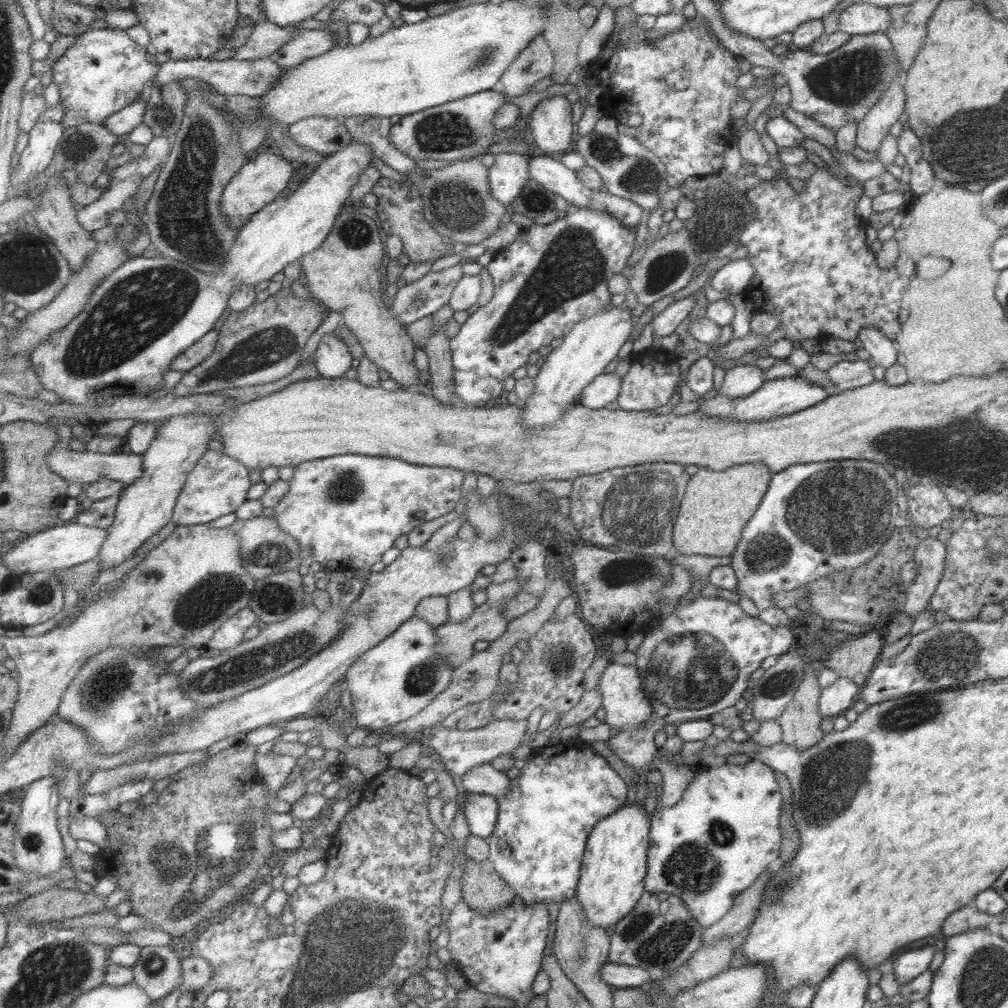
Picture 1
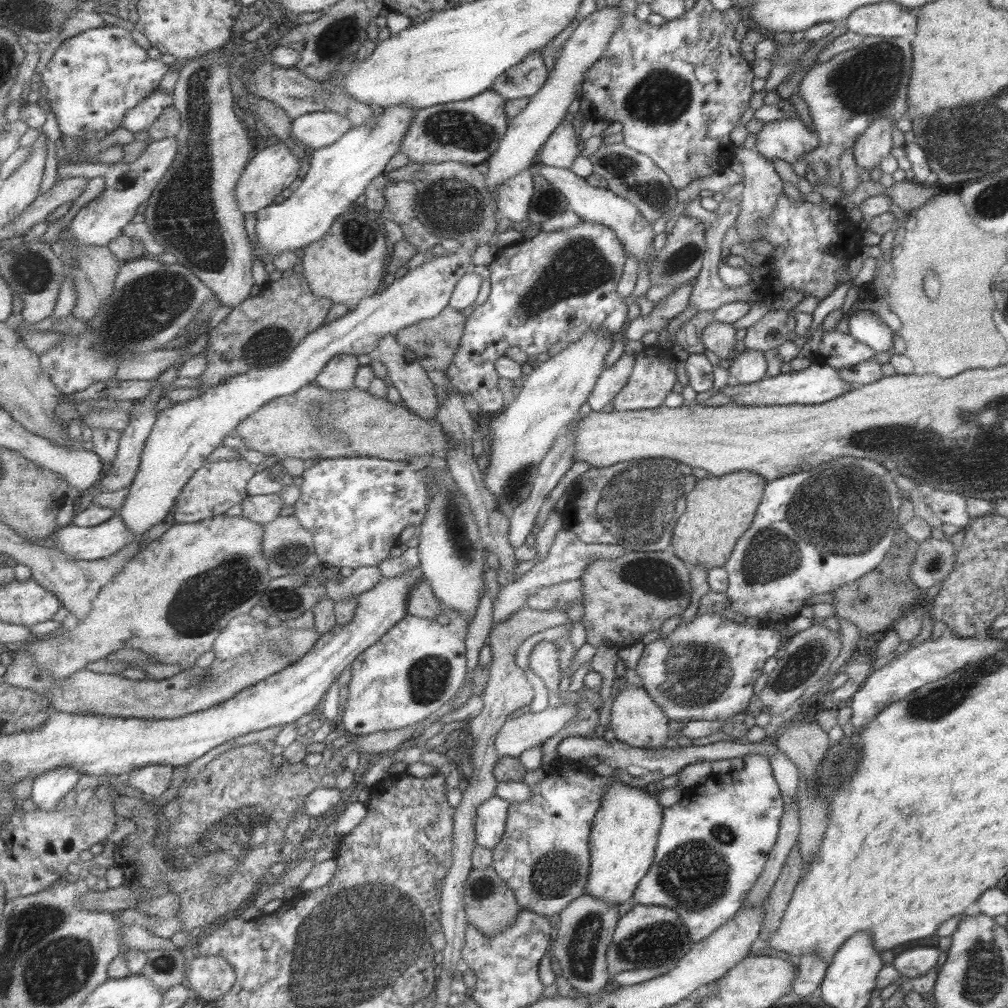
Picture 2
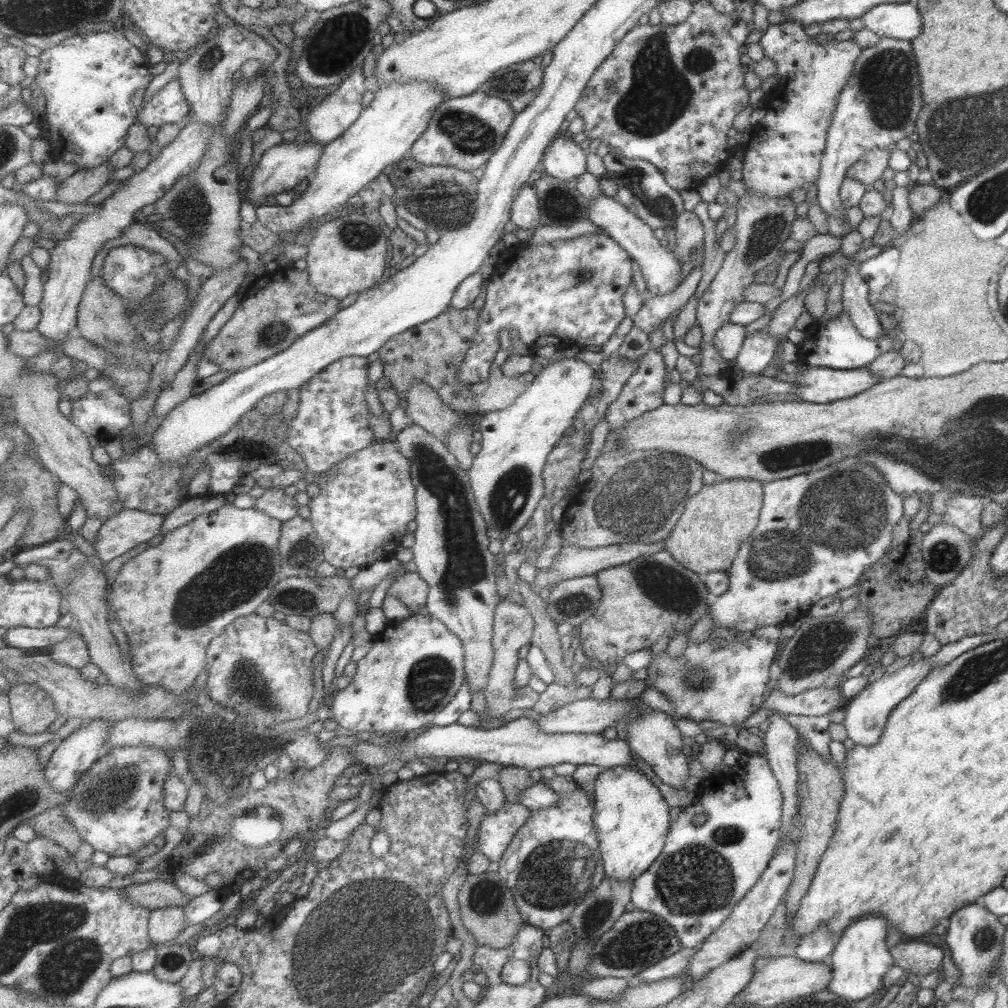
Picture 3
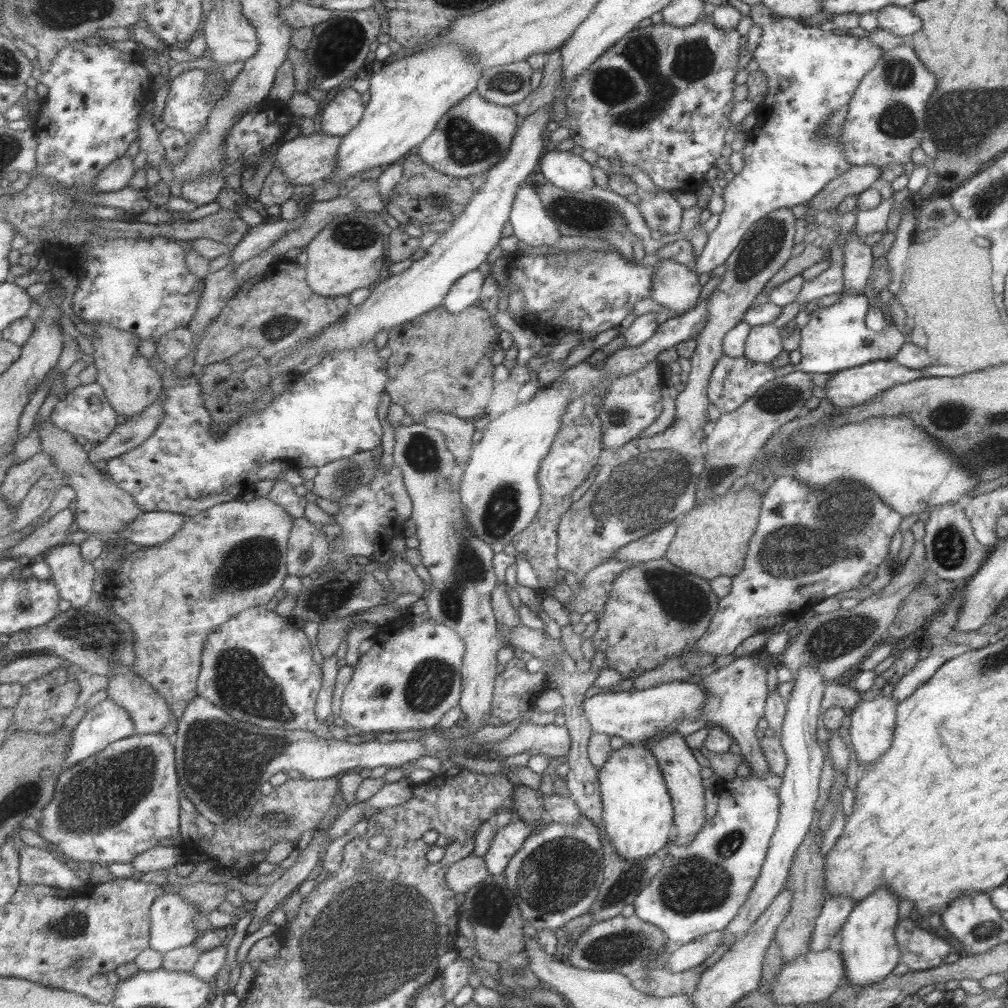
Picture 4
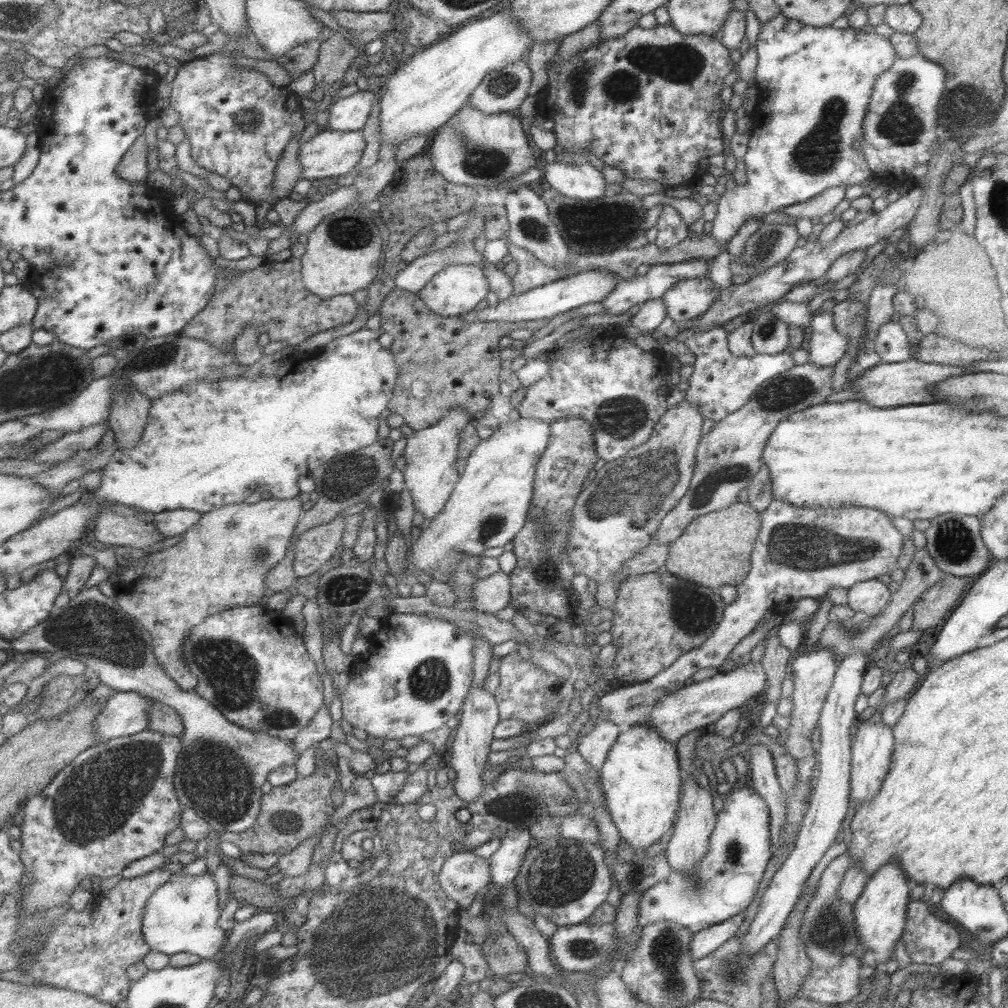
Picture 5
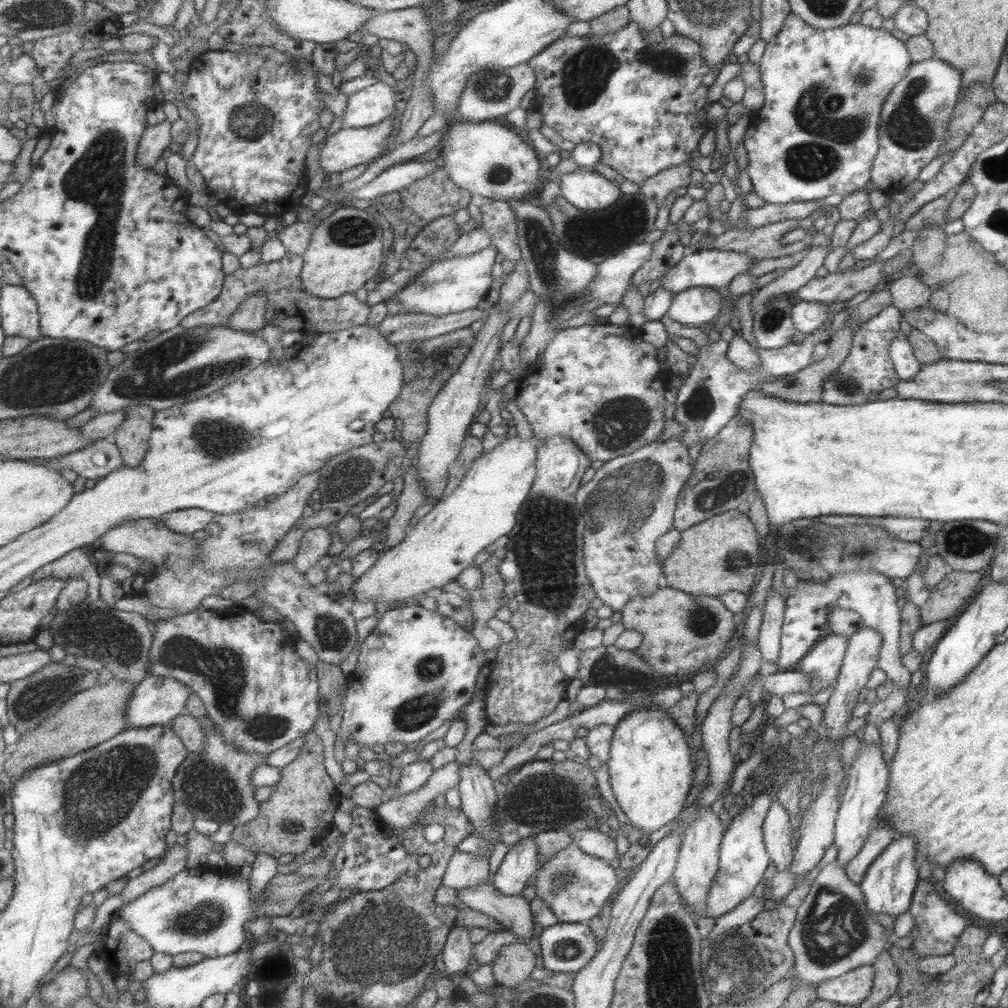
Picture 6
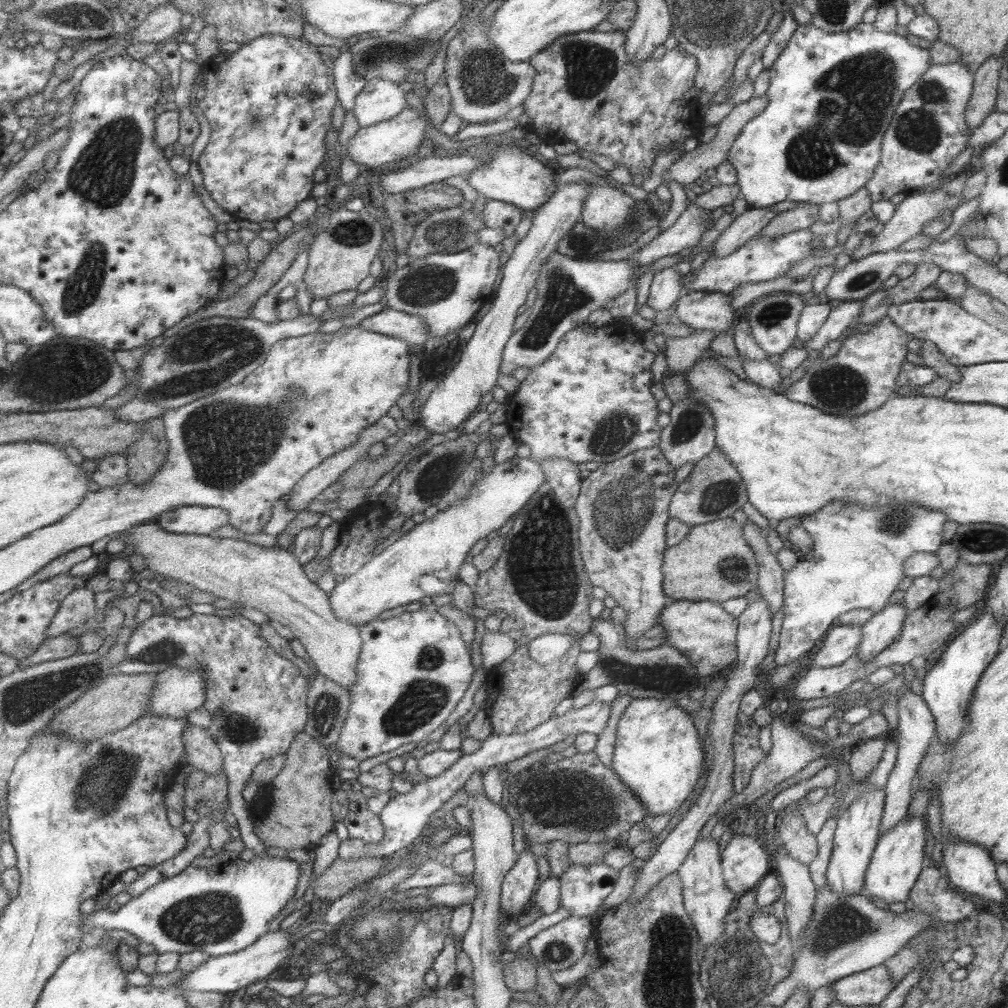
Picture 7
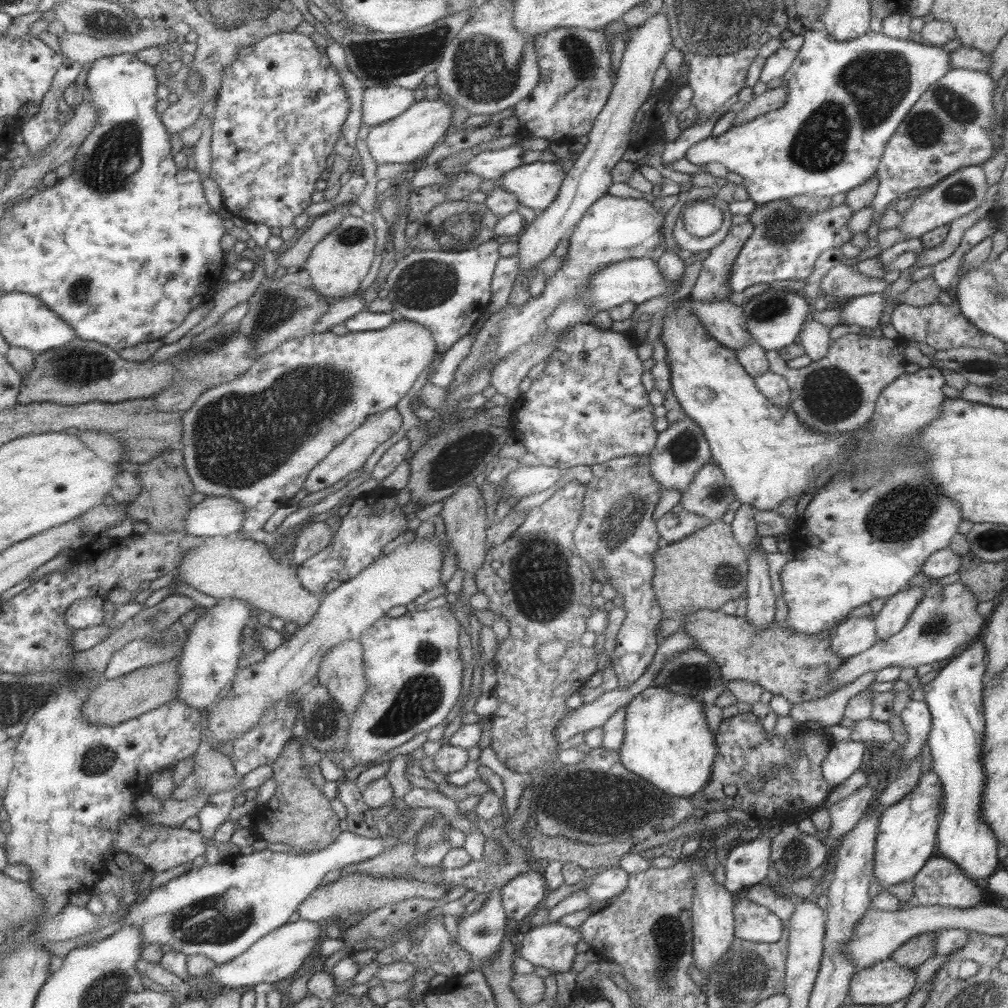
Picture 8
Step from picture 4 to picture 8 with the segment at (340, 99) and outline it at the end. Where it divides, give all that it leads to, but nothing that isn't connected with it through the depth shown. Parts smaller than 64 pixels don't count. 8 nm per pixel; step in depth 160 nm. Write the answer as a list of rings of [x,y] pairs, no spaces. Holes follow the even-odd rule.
[[[386,85],[367,88],[363,122],[375,127],[405,113],[415,102],[414,89]]]

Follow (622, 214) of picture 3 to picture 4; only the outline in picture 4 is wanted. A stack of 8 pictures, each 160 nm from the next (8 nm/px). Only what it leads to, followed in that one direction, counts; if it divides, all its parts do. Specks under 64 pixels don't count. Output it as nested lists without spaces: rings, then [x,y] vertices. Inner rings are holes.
[[[651,260],[653,277],[649,298],[677,315],[687,312],[699,298],[697,274],[671,260]]]

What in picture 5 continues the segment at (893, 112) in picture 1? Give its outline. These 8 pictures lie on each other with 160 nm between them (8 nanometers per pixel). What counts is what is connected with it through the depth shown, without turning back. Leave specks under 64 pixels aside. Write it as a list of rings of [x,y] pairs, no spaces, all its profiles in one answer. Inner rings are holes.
[[[831,187],[823,192],[792,206],[779,208],[779,212],[787,214],[792,218],[808,218],[817,221],[823,214],[831,213],[832,210],[843,200],[847,187]]]

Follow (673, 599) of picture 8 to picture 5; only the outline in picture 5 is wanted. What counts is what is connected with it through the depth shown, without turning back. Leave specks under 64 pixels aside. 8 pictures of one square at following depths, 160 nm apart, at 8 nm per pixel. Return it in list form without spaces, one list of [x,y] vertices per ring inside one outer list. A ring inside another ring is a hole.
[[[734,502],[723,510],[716,510],[696,516],[672,543],[668,545],[668,555],[664,570],[687,582],[717,590],[721,585],[737,586],[750,569],[750,554],[760,529],[760,513],[749,503]]]

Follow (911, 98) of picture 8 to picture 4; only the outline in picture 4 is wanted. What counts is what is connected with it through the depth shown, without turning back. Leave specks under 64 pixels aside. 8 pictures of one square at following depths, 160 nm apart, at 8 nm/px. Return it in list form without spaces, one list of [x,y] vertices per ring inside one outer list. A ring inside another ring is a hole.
[[[761,3],[750,6],[749,16],[752,24],[761,29],[756,52],[753,52],[751,57],[767,78],[767,91],[763,100],[767,118],[757,120],[757,125],[749,133],[749,138],[740,151],[745,163],[741,172],[735,175],[731,182],[722,183],[723,210],[718,214],[716,227],[708,233],[701,255],[695,260],[697,276],[701,273],[709,274],[714,268],[725,264],[744,232],[761,217],[778,209],[805,206],[829,180],[849,170],[850,166],[839,150],[839,137],[843,131],[848,102],[860,78],[875,66],[884,51],[867,37],[833,34],[832,31],[823,31],[820,27],[807,25],[798,19],[775,19],[774,14]]]

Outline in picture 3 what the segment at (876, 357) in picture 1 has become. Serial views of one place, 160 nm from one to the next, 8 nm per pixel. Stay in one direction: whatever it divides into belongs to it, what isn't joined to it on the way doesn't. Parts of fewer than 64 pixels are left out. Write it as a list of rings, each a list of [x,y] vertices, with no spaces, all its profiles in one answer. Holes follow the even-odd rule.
[[[853,262],[851,266],[843,268],[845,279],[842,280],[842,310],[849,313],[853,326],[863,338],[873,340],[882,336],[883,329],[868,301],[867,283],[857,272],[859,264]]]

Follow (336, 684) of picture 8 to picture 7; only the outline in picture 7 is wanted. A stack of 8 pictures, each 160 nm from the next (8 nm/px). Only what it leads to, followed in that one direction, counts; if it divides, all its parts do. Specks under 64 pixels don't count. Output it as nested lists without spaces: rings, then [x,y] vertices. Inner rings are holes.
[[[157,521],[139,524],[128,535],[119,538],[126,547],[133,547],[145,558],[149,573],[159,573],[165,577],[188,582],[203,592],[213,594],[219,599],[227,599],[243,606],[254,608],[267,615],[273,621],[288,627],[299,639],[306,653],[313,660],[318,673],[325,675],[339,685],[351,690],[359,681],[359,662],[364,649],[364,640],[359,626],[337,619],[337,612],[333,611],[331,594],[321,590],[308,574],[304,565],[297,558],[292,549],[281,547],[263,547],[237,538],[220,538],[202,534],[175,534],[161,528]]]

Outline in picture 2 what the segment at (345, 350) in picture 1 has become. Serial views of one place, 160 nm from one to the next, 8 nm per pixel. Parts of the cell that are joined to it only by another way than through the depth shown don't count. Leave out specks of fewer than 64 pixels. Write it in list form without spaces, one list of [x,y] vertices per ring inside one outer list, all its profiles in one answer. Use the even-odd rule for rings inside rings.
[[[341,353],[321,371],[316,378],[316,383],[321,388],[326,388],[331,392],[343,392],[355,388],[355,378],[357,370],[361,368],[357,355],[351,353]]]

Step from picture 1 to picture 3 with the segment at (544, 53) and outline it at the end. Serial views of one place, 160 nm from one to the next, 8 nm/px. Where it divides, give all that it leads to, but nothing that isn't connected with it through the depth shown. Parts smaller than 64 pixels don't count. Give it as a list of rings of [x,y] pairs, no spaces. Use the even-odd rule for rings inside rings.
[[[532,60],[509,65],[504,69],[497,69],[478,90],[489,96],[510,101],[513,97],[539,88],[542,82],[543,71]]]

